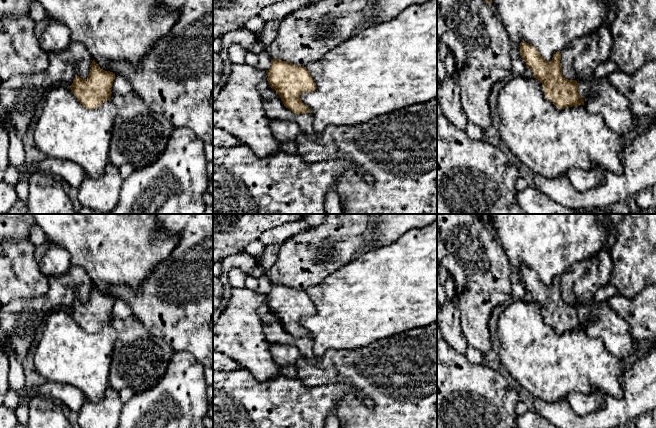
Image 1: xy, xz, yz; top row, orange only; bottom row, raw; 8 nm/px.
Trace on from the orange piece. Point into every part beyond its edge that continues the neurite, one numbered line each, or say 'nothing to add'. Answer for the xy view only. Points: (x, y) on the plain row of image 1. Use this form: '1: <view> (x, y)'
nothing to add

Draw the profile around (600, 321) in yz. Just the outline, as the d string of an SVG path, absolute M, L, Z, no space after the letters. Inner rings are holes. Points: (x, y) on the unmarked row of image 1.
M606 300L580 301L576 305L586 333L599 338L611 355L623 360L638 353L640 344L632 337L629 324L610 308Z

